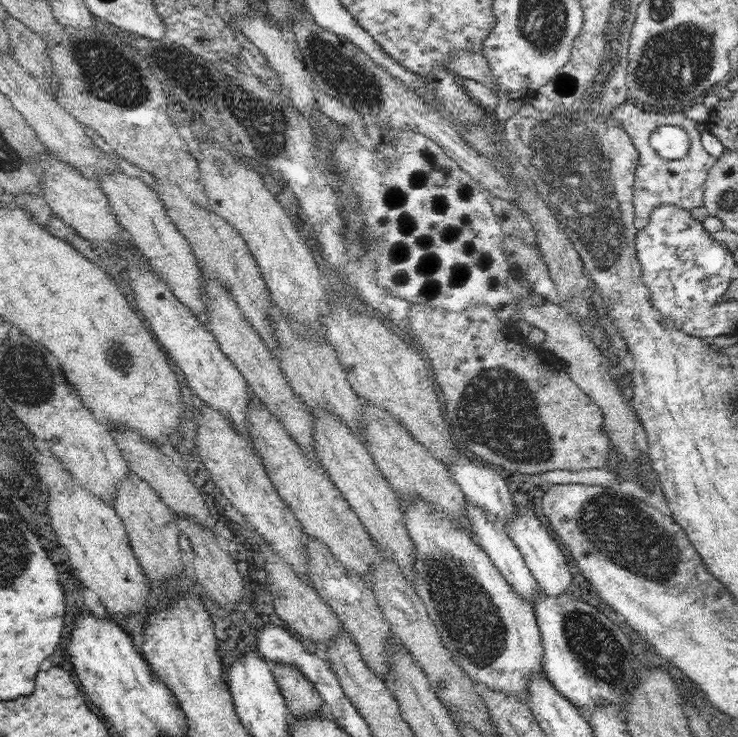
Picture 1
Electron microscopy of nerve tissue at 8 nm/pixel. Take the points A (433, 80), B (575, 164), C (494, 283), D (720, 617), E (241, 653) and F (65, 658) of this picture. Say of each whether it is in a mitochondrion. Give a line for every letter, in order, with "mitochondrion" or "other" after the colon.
A: other
B: mitochondrion
C: other
D: mitochondrion
E: other
F: other

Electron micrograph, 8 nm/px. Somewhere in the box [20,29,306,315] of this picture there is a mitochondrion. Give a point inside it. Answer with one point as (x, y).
(113, 77)

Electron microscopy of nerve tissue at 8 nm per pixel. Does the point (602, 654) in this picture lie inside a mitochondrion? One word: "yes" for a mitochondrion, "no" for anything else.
yes

